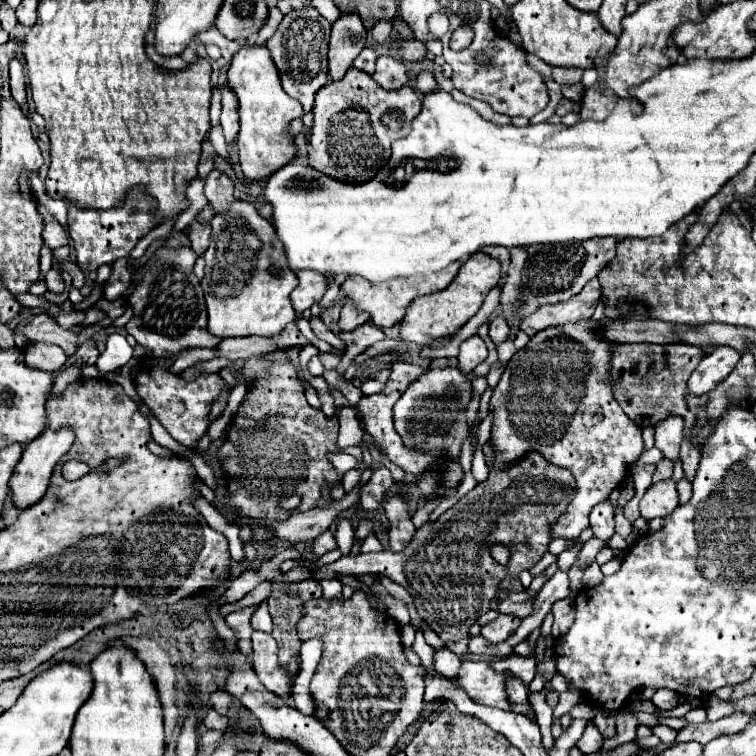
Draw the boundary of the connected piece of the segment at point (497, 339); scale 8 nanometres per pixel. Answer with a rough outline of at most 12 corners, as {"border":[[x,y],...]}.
{"border":[[503,317],[489,325],[489,337],[495,345],[509,339],[509,325]]}

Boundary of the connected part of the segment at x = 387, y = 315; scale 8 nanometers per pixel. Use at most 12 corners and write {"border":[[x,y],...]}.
{"border":[[459,265],[377,285],[349,277],[341,285],[377,327],[403,321],[407,305],[455,279]]}

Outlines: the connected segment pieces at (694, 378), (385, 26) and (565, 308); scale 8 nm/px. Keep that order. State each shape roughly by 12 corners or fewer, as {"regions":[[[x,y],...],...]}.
{"regions":[[[717,347],[705,355],[687,385],[693,395],[713,391],[741,353]],[[381,19],[373,25],[371,35],[377,43],[391,37],[393,23]],[[591,279],[579,295],[543,305],[521,323],[533,337],[547,327],[589,321],[601,285]]]}

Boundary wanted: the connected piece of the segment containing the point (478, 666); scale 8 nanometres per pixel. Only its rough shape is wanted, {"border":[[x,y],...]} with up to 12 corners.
{"border":[[465,661],[451,681],[479,705],[509,709],[505,679]]}

